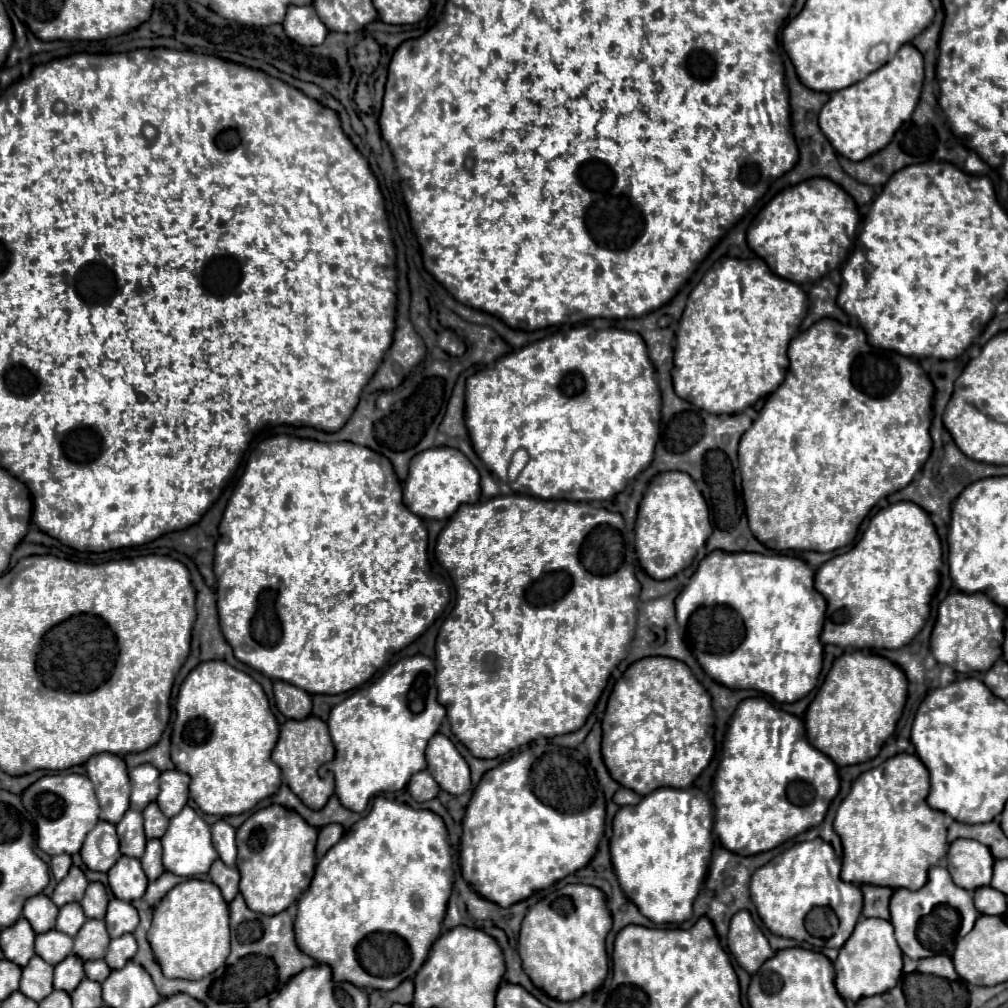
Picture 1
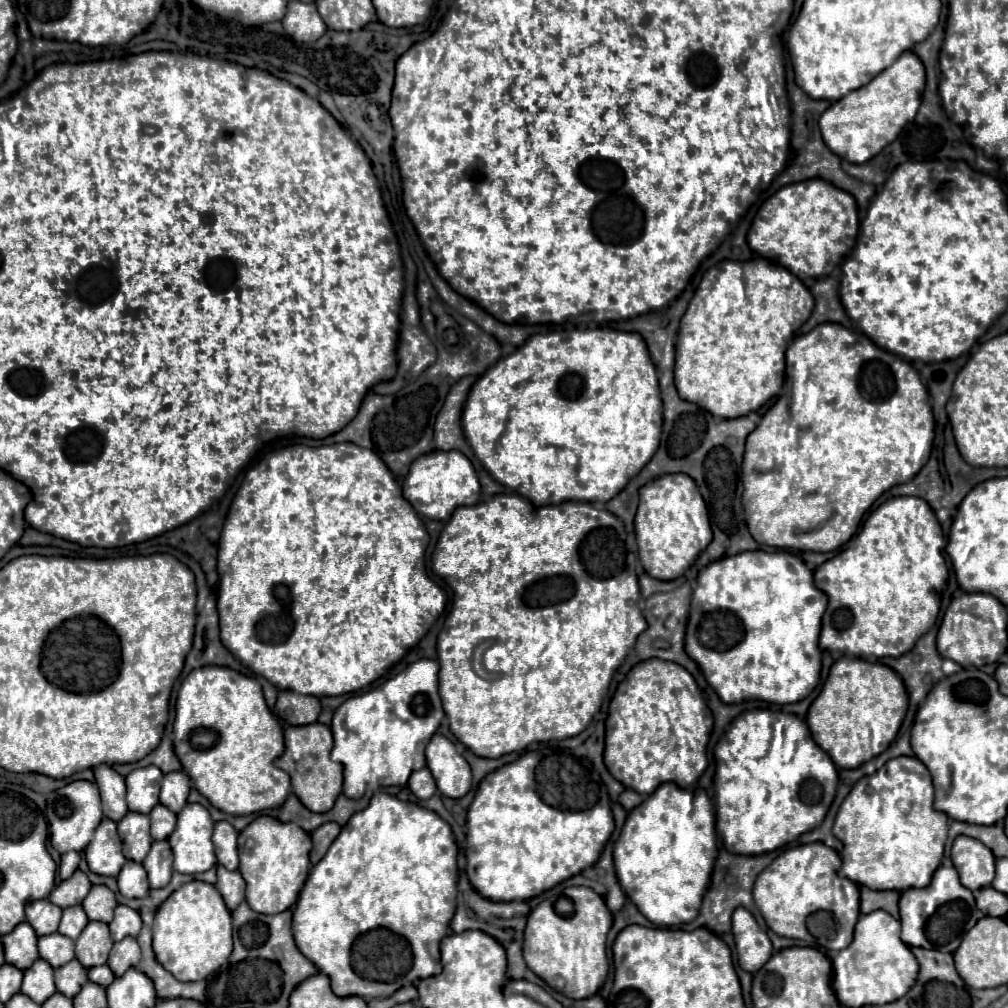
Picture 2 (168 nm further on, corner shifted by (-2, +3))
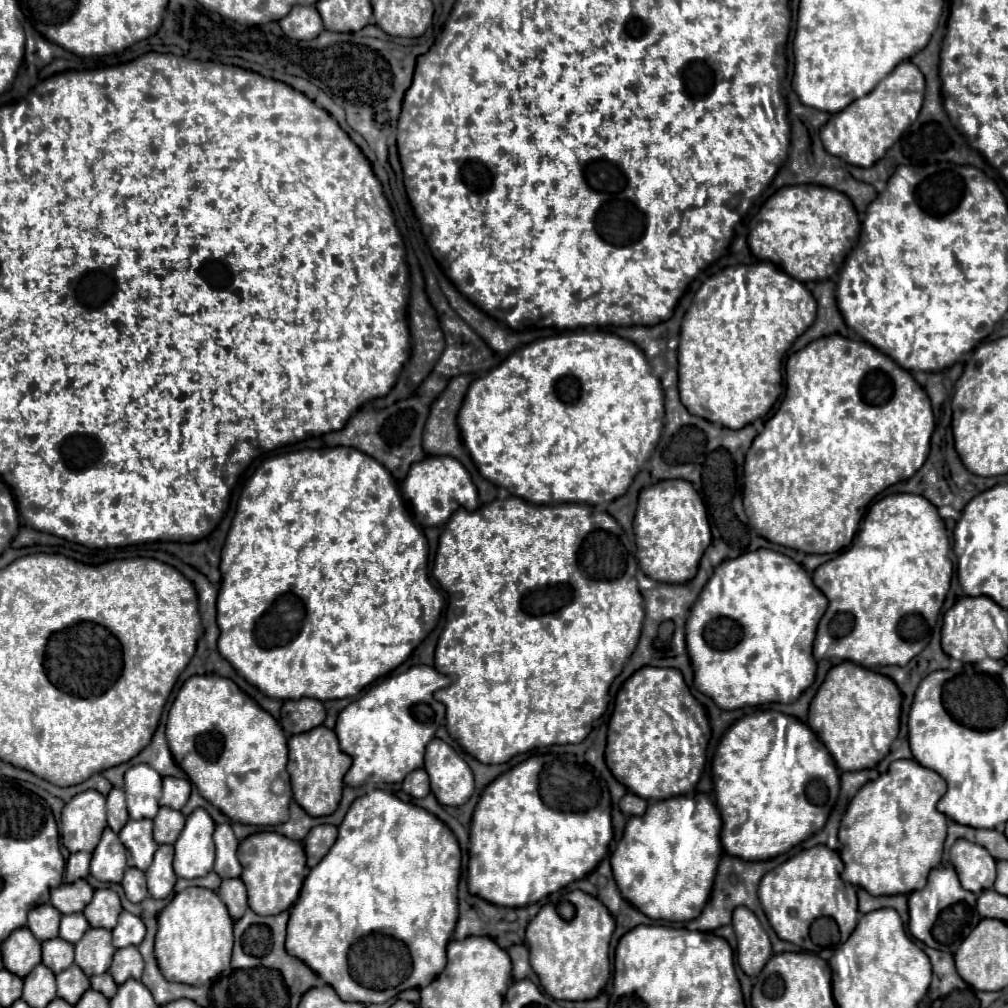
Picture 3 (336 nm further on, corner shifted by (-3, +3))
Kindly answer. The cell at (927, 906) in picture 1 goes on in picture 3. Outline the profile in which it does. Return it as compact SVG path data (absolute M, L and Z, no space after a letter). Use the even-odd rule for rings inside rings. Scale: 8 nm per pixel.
M937 867L929 873L927 885L909 895L909 933L927 947L955 953L963 939L981 921L975 909L975 901L977 897L961 887L953 867Z

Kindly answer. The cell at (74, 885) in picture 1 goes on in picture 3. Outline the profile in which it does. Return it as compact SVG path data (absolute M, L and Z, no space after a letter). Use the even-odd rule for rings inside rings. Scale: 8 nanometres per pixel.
M79 879L77 883L63 883L61 887L51 891L51 905L57 907L63 915L69 913L81 913L93 897L93 889L85 879Z

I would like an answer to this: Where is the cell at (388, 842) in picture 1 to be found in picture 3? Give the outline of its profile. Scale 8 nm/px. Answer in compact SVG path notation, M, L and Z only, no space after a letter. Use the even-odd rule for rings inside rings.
M373 789L353 801L339 825L335 845L307 875L299 899L291 907L285 949L309 965L343 1001L385 1003L399 991L427 987L445 967L445 947L459 919L459 871L459 843L441 819L395 795Z

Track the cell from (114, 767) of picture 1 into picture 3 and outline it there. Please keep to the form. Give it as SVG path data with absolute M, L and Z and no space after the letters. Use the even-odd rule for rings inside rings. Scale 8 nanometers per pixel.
M113 789L107 795L107 825L115 833L119 833L127 821L129 821L129 813L125 807L125 793L123 793L123 789Z

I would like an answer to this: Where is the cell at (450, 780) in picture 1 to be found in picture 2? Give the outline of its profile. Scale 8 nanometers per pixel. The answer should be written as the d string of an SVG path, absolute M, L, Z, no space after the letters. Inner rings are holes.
M432 735L426 747L426 765L432 771L442 795L460 799L470 791L470 765L462 755L458 755L454 743L444 735Z

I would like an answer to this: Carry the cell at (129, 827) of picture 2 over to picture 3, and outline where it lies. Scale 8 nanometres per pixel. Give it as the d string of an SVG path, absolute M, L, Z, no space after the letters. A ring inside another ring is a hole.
M141 819L141 821L129 821L121 833L119 833L121 843L125 845L127 853L129 853L129 867L137 867L141 871L145 871L151 861L153 855L157 851L157 843L153 839L153 821L149 819Z

